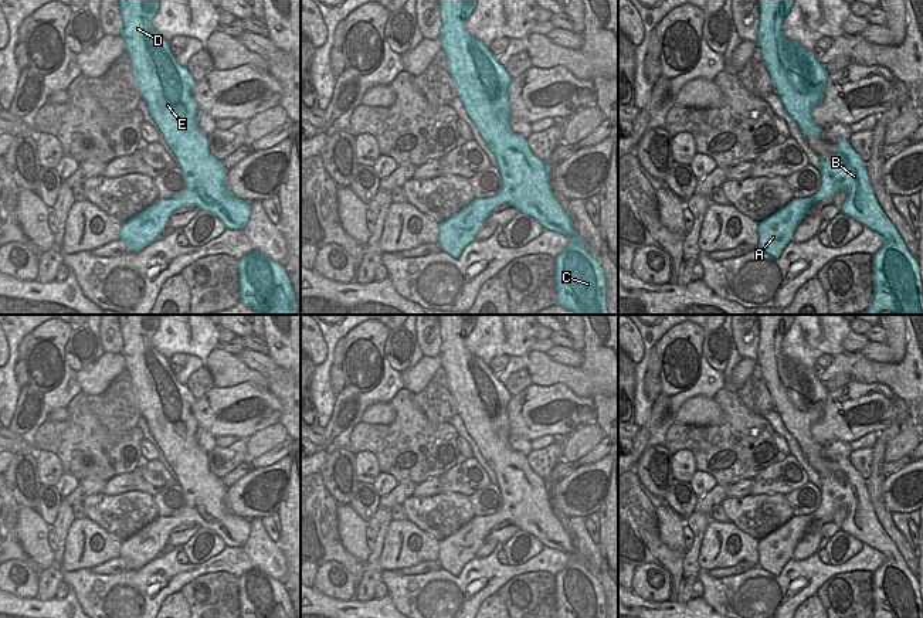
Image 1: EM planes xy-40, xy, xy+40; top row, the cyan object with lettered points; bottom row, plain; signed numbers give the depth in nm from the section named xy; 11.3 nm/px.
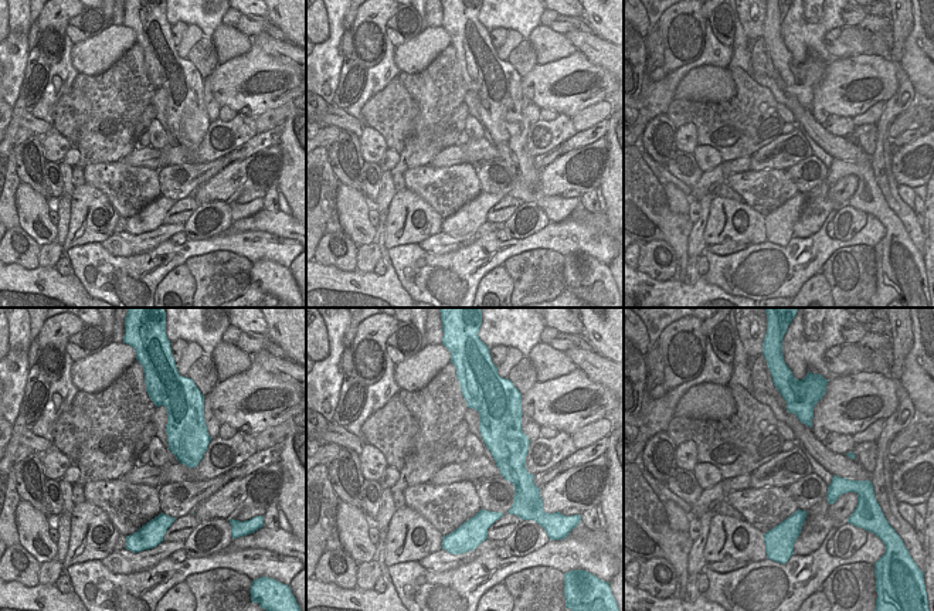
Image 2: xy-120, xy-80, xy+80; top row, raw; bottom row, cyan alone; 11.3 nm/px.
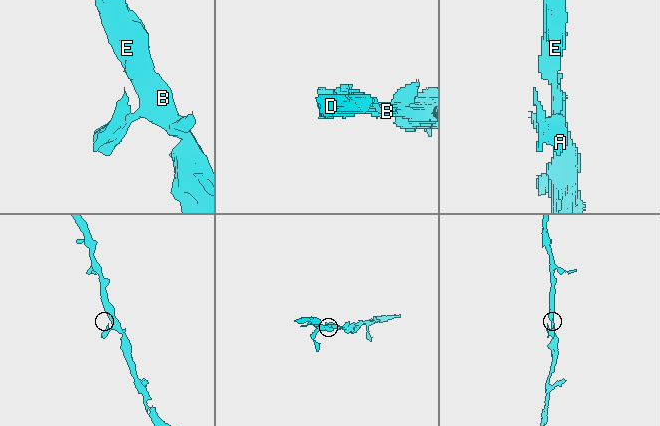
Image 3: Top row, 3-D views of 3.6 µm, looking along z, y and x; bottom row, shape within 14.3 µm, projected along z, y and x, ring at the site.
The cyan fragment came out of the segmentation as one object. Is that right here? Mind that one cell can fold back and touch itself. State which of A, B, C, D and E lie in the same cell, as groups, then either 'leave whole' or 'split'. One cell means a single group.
A B C D E | leave whole

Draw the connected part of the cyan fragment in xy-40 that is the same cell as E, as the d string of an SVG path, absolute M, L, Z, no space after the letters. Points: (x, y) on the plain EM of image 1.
M118 315L126 370L135 398L153 438L177 475L186 507L177 516L157 516L152 523L121 543L119 556L129 570L140 570L167 544L170 532L193 522L217 533L225 546L245 546L251 520L240 517L227 505L227 486L208 468L207 454L196 439L193 414L196 398L177 381L169 360L153 346L159 315Z

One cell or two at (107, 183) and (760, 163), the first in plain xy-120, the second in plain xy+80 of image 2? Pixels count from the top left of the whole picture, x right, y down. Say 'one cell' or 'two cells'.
two cells

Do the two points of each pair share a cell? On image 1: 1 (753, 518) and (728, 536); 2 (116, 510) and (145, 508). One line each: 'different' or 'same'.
1: different
2: same

